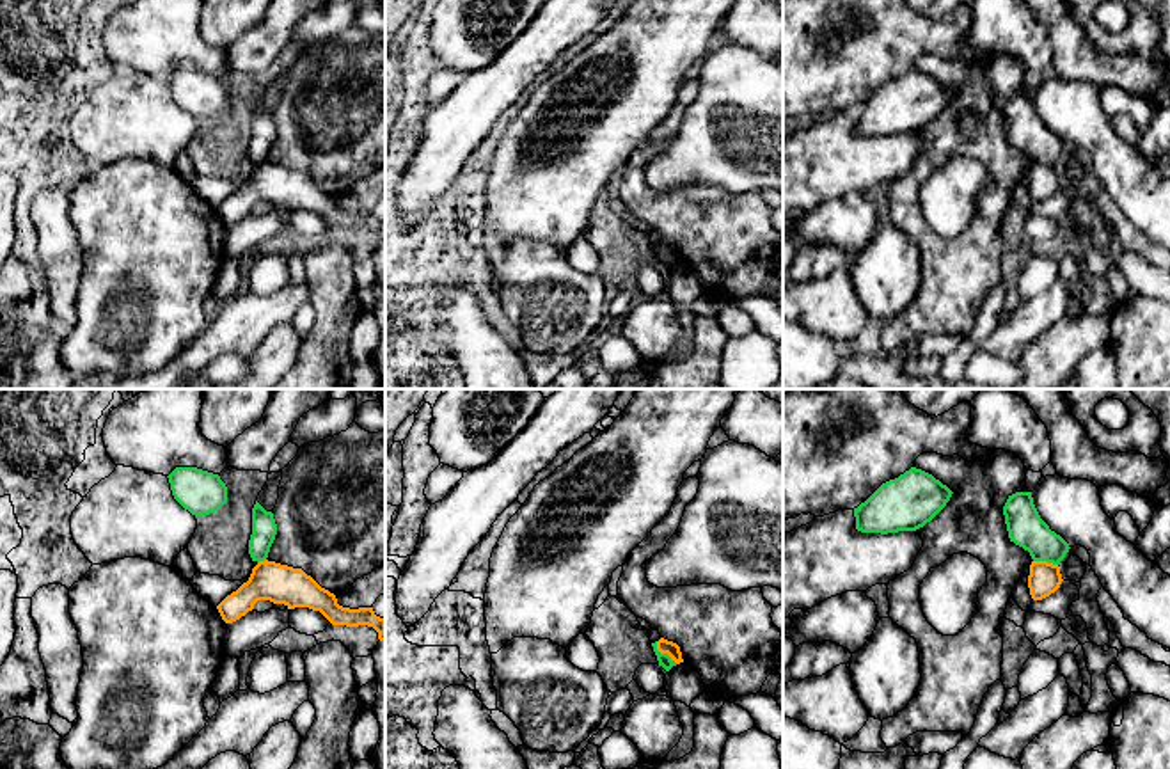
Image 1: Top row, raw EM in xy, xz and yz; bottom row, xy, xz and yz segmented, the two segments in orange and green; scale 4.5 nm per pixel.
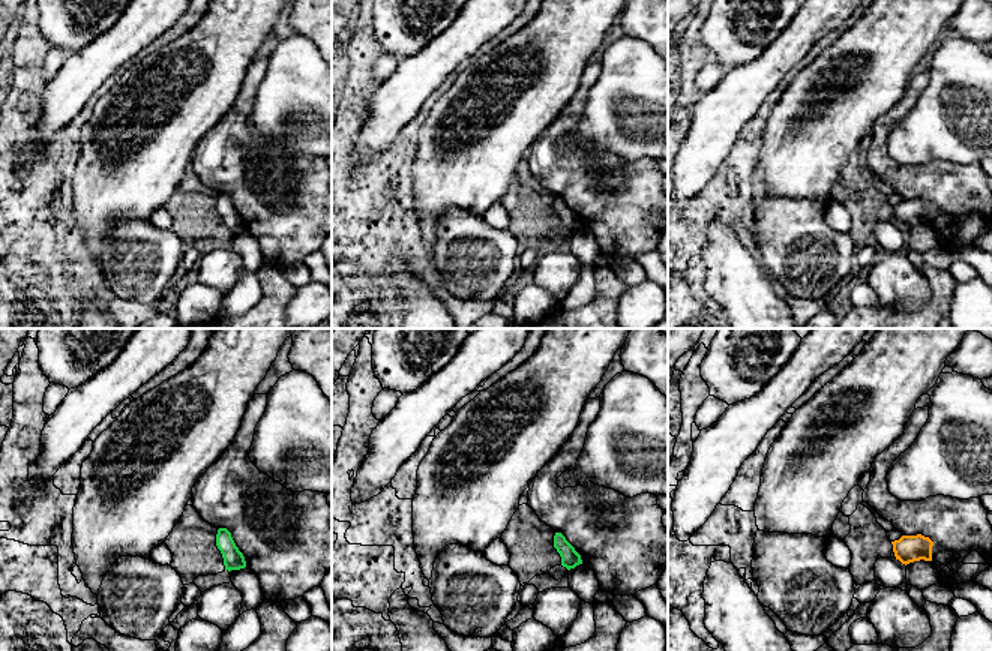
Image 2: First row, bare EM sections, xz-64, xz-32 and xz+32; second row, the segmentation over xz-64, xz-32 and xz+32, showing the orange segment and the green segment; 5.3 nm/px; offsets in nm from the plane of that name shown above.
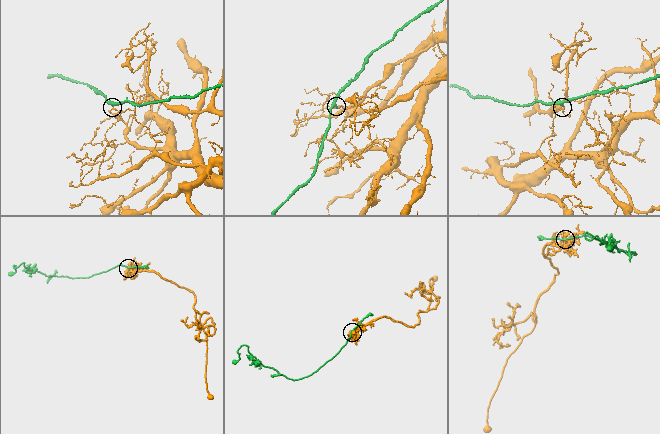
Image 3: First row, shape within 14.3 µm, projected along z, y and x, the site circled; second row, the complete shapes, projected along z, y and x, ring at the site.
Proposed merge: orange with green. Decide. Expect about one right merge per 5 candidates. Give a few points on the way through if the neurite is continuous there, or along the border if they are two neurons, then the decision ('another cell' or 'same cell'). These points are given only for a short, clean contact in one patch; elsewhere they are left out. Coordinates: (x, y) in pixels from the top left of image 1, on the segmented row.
along xz (656, 642), (656, 647), (677, 663) | another cell

